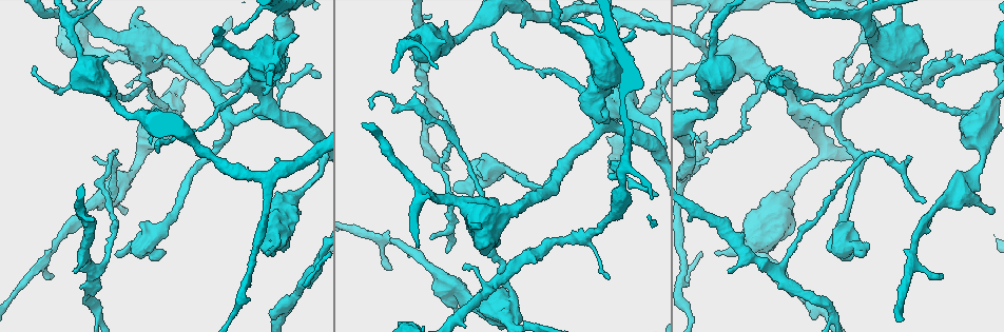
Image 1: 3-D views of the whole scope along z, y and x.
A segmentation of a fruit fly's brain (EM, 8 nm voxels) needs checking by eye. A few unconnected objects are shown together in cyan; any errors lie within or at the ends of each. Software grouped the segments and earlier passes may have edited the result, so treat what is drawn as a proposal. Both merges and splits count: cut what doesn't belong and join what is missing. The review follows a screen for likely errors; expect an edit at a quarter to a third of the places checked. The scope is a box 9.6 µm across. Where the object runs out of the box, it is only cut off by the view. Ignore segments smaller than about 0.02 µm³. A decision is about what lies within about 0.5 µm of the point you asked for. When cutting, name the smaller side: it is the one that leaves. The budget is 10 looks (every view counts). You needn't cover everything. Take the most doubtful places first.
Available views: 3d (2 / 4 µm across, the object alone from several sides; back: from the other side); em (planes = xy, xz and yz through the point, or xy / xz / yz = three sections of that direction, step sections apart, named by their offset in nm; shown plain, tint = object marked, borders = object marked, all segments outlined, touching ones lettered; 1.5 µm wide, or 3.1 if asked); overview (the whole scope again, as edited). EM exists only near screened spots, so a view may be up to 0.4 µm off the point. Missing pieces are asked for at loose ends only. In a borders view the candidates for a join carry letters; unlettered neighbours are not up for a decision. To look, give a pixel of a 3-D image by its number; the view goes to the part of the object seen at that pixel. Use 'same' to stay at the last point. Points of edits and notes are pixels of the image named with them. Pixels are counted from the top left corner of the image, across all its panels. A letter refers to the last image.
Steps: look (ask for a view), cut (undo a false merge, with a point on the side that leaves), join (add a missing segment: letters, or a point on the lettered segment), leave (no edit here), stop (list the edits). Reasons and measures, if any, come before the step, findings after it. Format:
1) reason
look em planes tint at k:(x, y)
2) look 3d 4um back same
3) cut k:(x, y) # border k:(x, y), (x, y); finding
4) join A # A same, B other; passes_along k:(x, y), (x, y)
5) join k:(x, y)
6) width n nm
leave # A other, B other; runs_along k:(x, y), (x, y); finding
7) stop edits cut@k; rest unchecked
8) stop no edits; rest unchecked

free end
look em yz step 8 tint at 1:(275, 158)

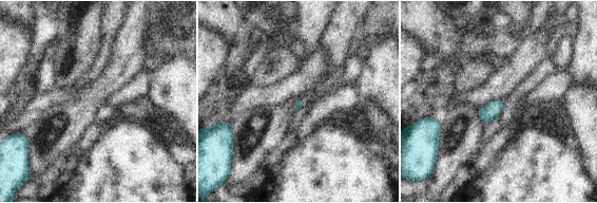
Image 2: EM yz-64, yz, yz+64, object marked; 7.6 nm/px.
another direction
look em xz step 4 borders same

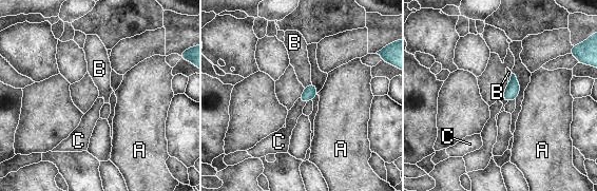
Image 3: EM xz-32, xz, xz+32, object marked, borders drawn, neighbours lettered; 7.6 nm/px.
join C # A other, B other, C same; passes_along 3:(309, 93), (302, 101), (293, 114); it goes on there

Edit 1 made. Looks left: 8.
look overview

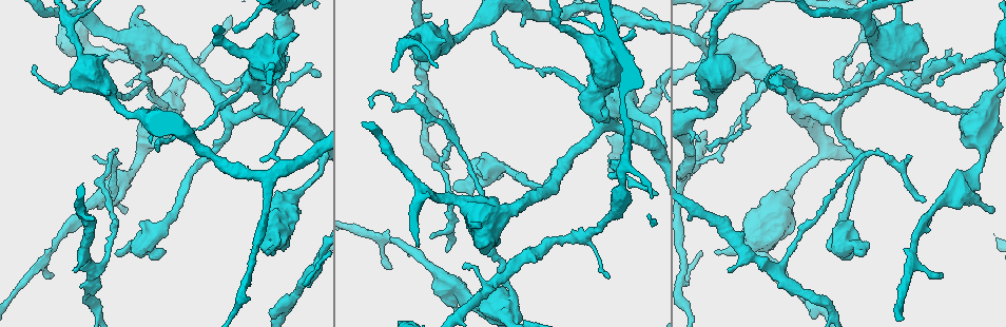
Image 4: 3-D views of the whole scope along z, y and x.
looks like a crossing
look 3d 4um at 4:(150, 83)

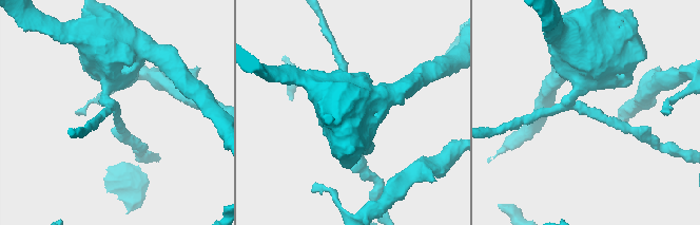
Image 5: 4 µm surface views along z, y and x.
need the tissue
look em yz step 8 borders at 5:(113, 107)

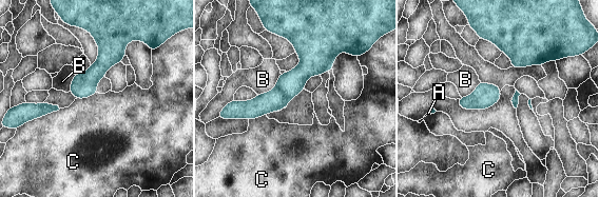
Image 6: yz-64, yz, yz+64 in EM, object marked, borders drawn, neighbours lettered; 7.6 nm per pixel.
look em planes borders same

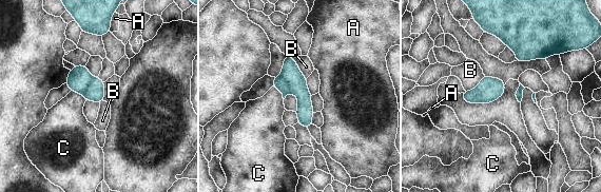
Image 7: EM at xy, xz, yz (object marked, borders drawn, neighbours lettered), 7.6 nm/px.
cut 7:(95, 92) # A other, B other, C other; border 7:(93, 77), (82, 94); two neurons meet here

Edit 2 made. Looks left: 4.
redraw
look overview

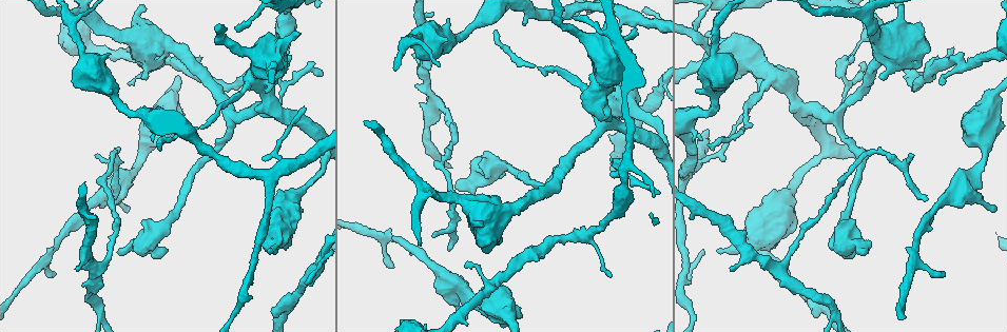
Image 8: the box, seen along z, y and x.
thick turns thin
look 3d 4um at 8:(712, 53)

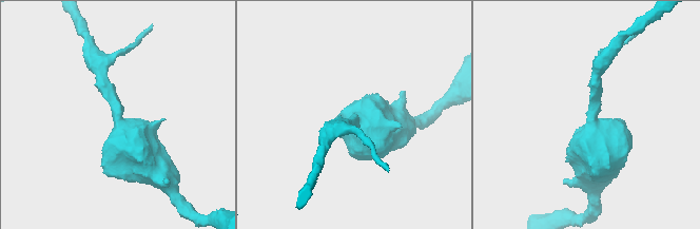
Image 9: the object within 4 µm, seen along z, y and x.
arm_widths 220, 850 nm
look em planes tint at 9:(355, 118)

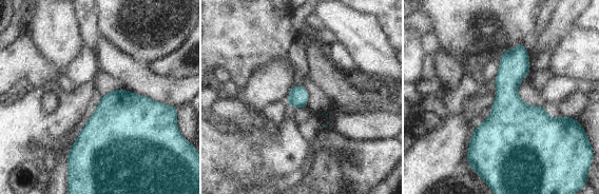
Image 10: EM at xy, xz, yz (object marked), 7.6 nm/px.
see the neighbours
look em planes borders same

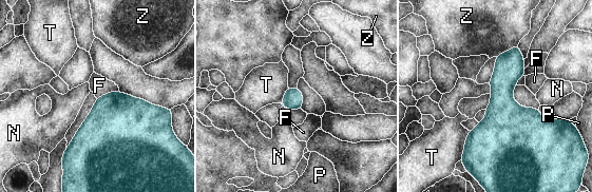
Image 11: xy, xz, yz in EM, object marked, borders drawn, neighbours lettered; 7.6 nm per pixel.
width 150 nm; longest_contact T 240 nm
leave # F other, N other, P other, T other, Z other; all the same neuron

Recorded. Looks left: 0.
stop edits join@3, cut@7; rest unchecked

